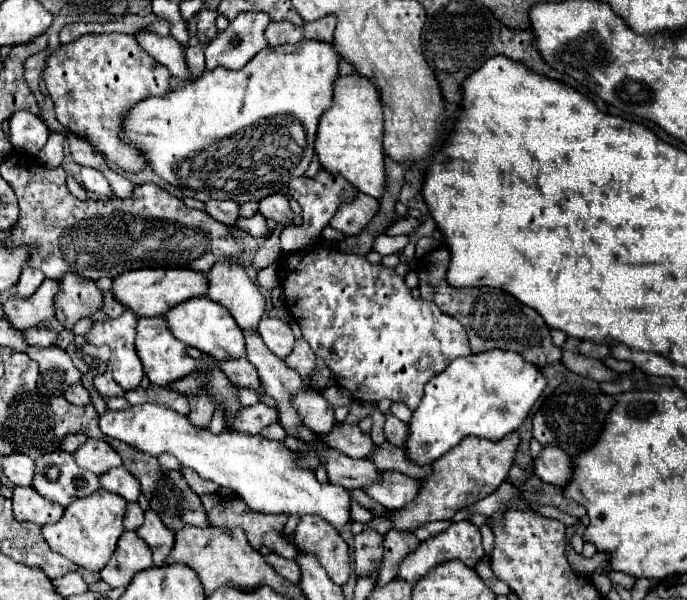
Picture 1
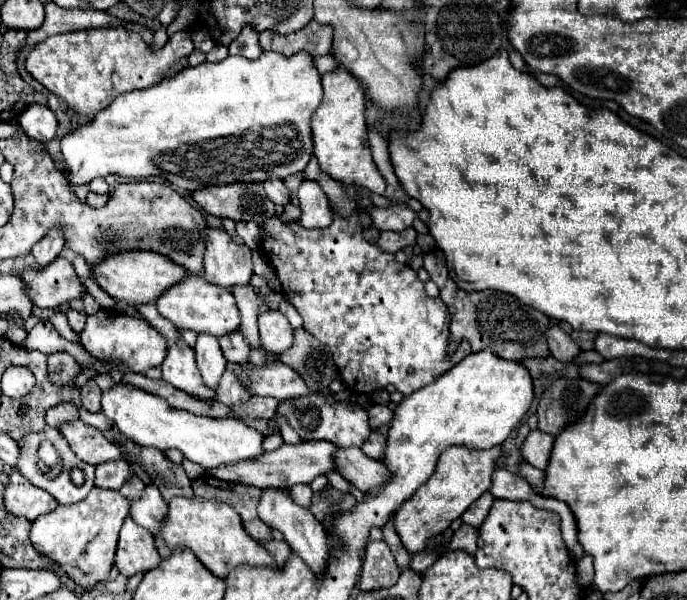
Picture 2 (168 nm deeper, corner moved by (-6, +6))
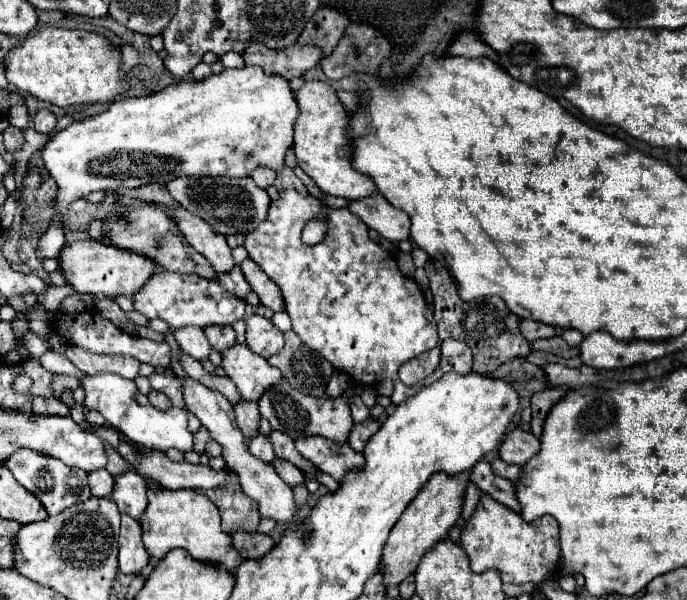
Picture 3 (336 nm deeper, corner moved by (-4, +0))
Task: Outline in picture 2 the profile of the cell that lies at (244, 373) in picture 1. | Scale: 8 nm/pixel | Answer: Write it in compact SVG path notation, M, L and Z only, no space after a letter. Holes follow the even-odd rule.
M239 331L221 337L221 339L219 339L219 345L221 345L223 355L225 355L227 361L231 361L231 363L239 363L239 365L243 365L243 363L249 361L249 353L251 353L251 349L249 349L249 345L245 343L245 339L241 337Z

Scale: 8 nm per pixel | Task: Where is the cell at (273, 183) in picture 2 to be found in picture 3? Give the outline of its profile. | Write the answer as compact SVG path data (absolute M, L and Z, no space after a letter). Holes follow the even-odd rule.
M257 167L257 169L251 173L251 179L253 179L259 187L267 189L267 187L273 185L273 181L275 181L275 171L269 169L269 167Z

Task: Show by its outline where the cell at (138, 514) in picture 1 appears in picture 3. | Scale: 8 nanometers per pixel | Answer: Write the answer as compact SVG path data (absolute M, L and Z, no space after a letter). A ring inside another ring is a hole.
M105 443L105 453L107 453L107 471L113 475L113 477L117 477L117 475L121 475L121 473L125 473L127 469L129 469L129 463L117 453L117 449L115 447L111 447L109 443Z

